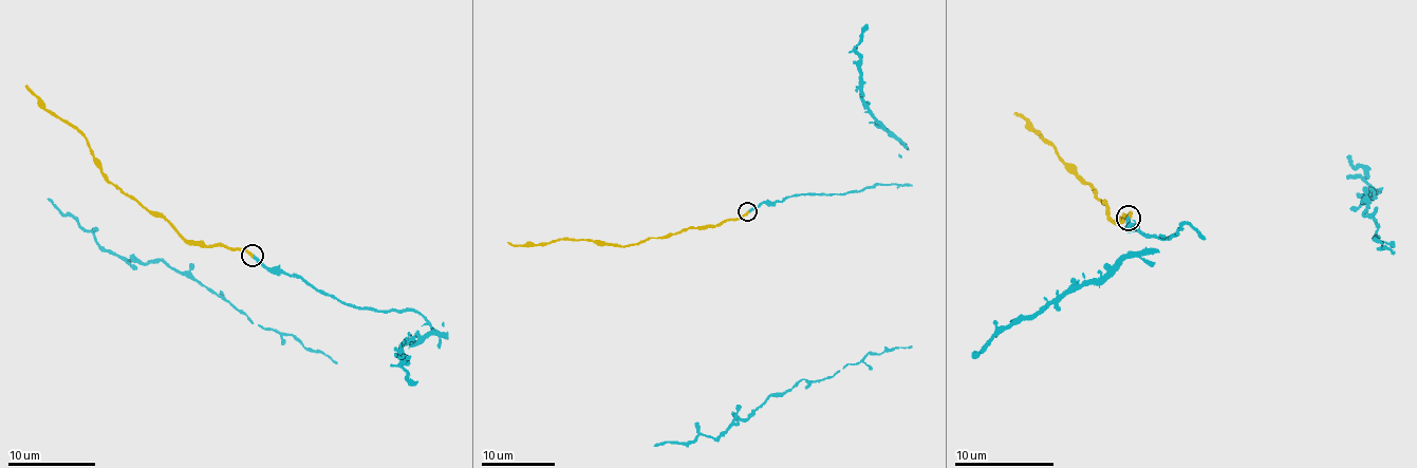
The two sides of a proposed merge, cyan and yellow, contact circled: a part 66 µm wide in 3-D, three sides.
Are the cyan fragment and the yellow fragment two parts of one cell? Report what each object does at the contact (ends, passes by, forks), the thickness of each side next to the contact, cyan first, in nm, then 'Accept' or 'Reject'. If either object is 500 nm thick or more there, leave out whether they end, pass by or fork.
At the ring cyan ends. At the ring yellow ends. Thickness 260 nm (cyan) against 240 nm. Accept

